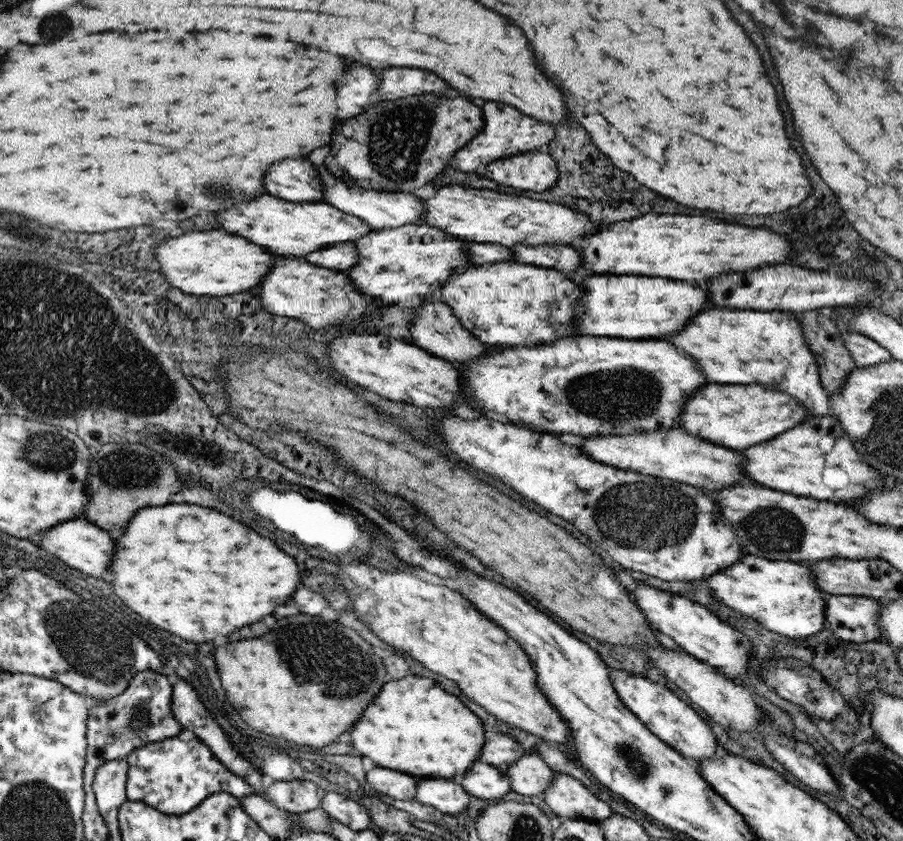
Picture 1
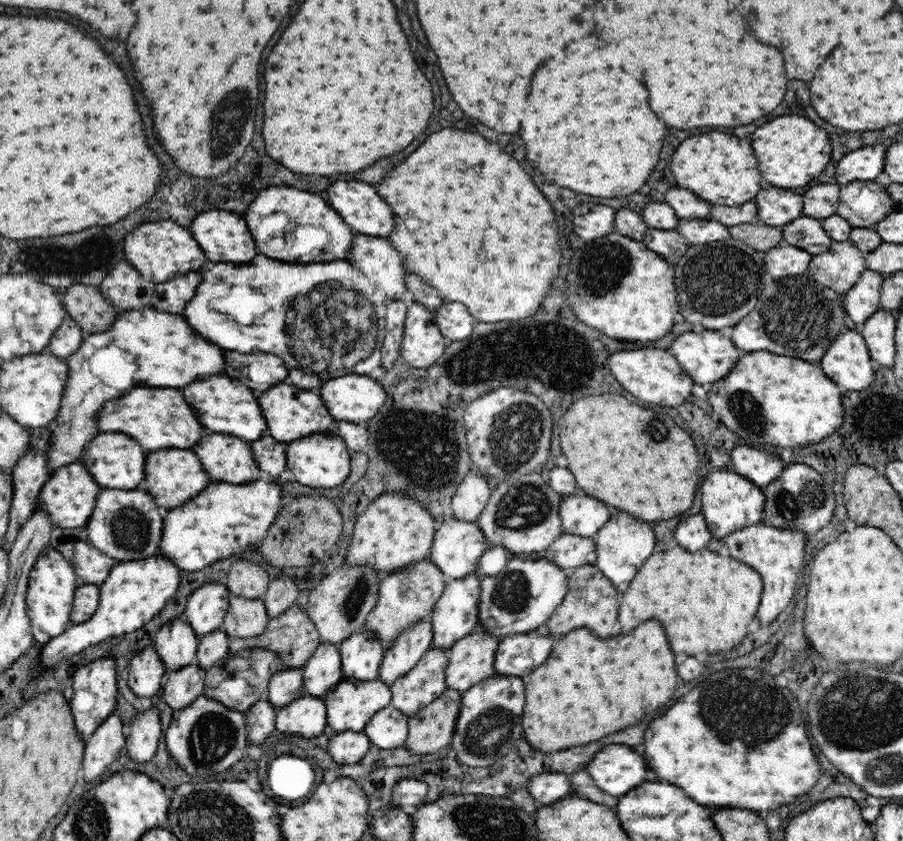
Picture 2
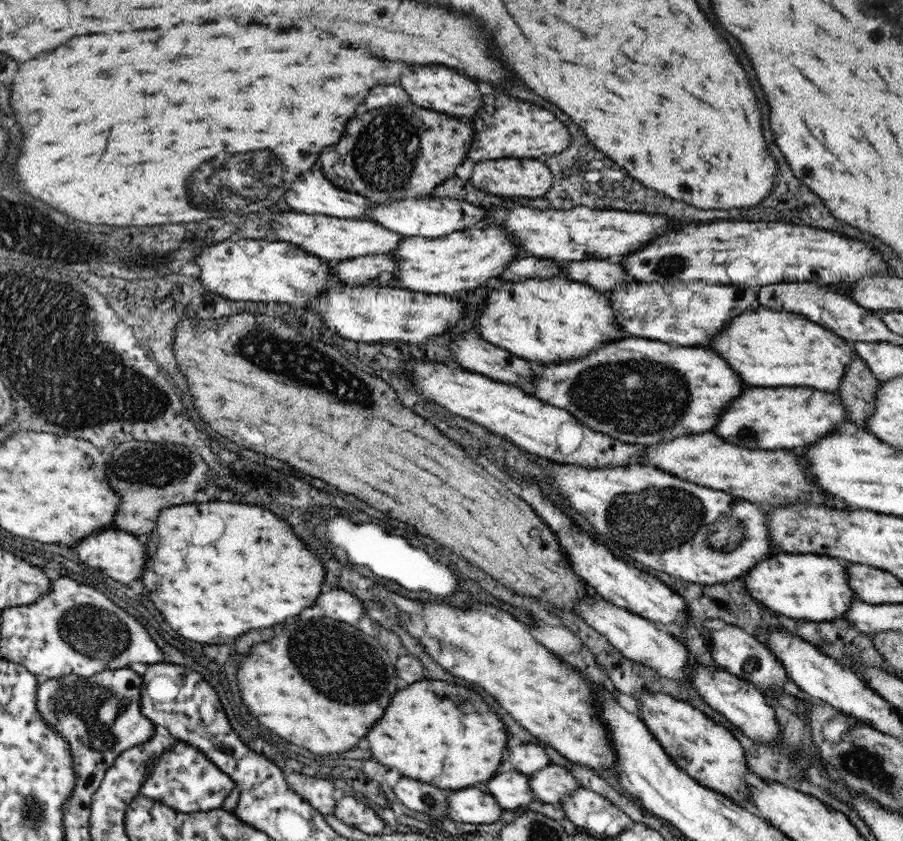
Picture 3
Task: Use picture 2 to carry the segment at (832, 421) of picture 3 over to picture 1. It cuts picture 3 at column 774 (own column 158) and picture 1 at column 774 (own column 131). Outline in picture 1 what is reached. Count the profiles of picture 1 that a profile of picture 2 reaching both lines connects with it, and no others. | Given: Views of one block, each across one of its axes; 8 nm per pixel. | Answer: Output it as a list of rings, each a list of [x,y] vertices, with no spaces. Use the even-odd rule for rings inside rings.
[[[705,384],[685,400],[679,418],[679,426],[687,434],[727,448],[745,448],[785,432],[787,428],[791,428],[791,424],[797,426],[805,418],[805,412],[801,412],[799,404],[795,404],[781,392],[777,394],[755,384]]]

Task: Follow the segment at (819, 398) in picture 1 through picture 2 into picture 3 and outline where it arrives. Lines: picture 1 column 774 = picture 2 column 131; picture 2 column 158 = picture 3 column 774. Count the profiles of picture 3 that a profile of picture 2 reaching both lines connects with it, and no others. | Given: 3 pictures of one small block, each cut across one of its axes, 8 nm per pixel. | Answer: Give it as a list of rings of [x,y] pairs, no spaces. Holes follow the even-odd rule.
[[[761,308],[735,316],[727,328],[713,338],[711,348],[747,386],[809,386],[823,392],[837,390],[846,365],[856,356],[851,342],[801,315]]]

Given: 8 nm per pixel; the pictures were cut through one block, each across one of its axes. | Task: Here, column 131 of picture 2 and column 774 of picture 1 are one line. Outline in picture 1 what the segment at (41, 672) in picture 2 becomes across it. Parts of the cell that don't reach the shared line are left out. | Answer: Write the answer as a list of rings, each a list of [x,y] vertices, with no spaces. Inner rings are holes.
[[[743,555],[732,566],[709,575],[703,581],[707,584],[709,594],[719,604],[723,604],[723,606],[727,606],[739,614],[745,614],[745,616],[761,624],[763,628],[775,632],[779,636],[797,640],[797,638],[812,637],[819,630],[825,628],[825,614],[823,614],[825,604],[821,600],[821,596],[825,598],[825,594],[819,588],[815,588],[813,580],[811,580],[813,577],[811,570],[810,568],[807,570],[805,566],[807,566],[806,562],[766,560],[757,556]]]

